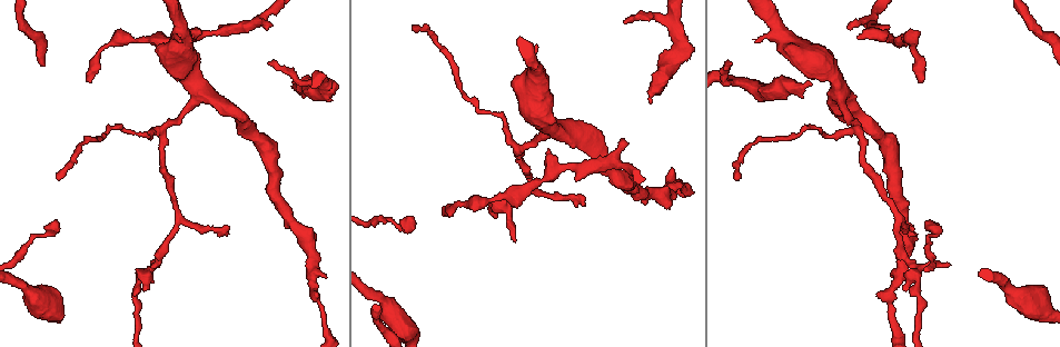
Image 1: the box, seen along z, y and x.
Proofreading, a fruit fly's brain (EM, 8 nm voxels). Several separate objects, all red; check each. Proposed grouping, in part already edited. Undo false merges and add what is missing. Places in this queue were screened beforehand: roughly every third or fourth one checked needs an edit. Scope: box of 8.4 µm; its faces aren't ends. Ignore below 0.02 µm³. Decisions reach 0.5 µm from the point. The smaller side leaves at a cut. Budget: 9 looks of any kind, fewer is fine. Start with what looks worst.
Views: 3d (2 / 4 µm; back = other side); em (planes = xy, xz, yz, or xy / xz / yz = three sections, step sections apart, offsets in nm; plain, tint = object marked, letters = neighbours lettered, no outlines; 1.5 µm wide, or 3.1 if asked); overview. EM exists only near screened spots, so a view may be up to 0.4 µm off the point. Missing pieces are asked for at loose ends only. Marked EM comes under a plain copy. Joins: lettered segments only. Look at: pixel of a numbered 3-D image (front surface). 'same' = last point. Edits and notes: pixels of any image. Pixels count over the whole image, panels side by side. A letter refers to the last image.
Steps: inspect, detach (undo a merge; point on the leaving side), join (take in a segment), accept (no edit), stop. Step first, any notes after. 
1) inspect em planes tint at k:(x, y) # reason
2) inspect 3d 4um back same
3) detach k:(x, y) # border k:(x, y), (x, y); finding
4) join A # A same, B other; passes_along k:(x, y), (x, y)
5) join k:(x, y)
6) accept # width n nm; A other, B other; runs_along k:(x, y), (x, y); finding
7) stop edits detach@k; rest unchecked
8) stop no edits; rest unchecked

inspect 3d 4um at 1:(919, 81) # an open end

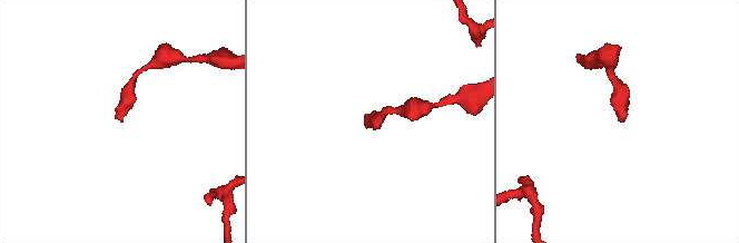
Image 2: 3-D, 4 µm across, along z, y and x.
inspect em planes letters at 2:(122, 121) # now the EM

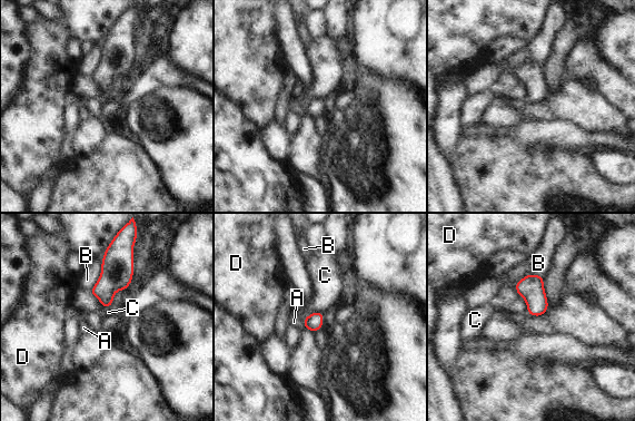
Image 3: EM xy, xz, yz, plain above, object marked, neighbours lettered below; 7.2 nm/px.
accept # A other, B other, C other, D other; border 3:(89, 292), (108, 310); none of them fits

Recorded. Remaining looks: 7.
inspect 3d 4um at 1:(624, 23) # tapers out

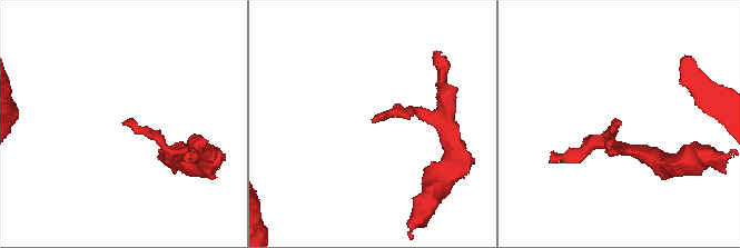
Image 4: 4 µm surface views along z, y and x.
inspect em planes letters at 4:(621, 125) # now the EM

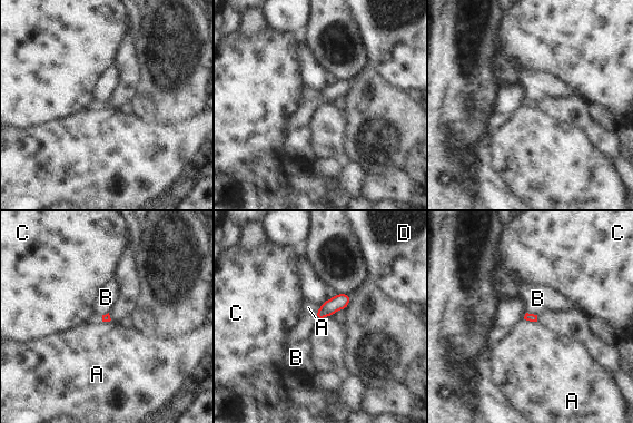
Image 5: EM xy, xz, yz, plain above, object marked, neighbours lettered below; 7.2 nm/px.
accept # longest_contact A 110 nm; A other, B other, C other, D other; border 5:(523, 318), (536, 322); no lettered segment goes on from it

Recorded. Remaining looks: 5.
inspect em xz step 4 letters at 1:(752, 39) # thick end

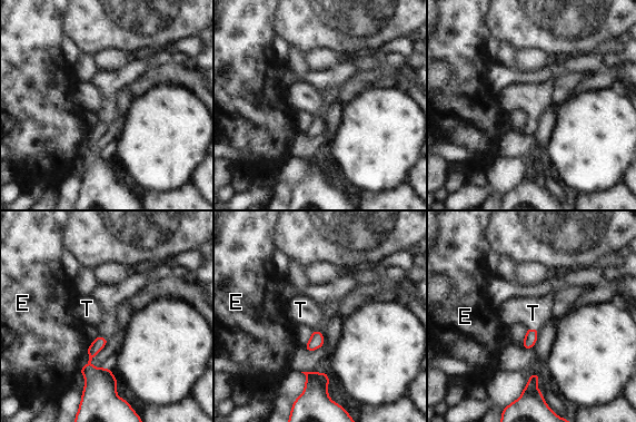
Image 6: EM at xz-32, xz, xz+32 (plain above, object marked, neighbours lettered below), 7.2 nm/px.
join T # E other, T same; passes_along 6:(530, 339), (533, 329), (533, 313); the neuron continues

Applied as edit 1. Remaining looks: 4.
inspect 3d 2um at 1:(911, 229)

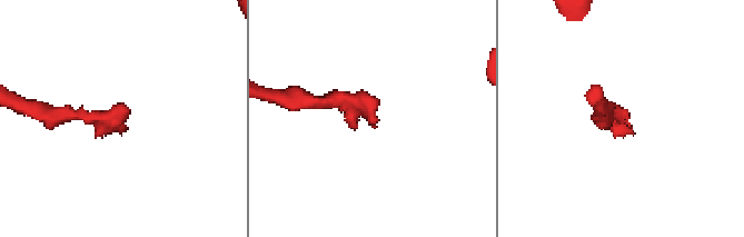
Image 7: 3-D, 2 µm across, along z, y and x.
inspect em planes tint at 7:(122, 118)

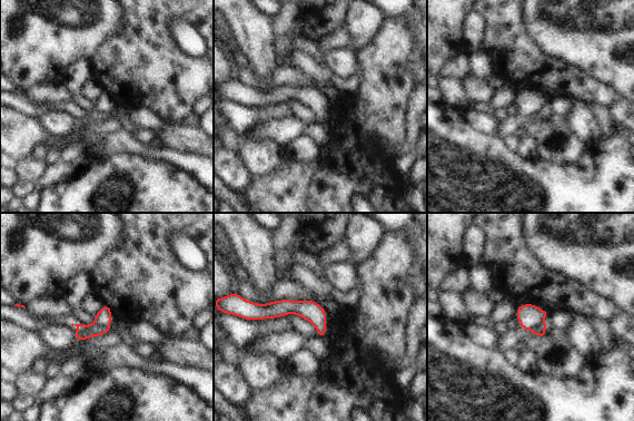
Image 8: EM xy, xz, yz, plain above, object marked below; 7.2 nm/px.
inspect em planes letters same # see the neighbours

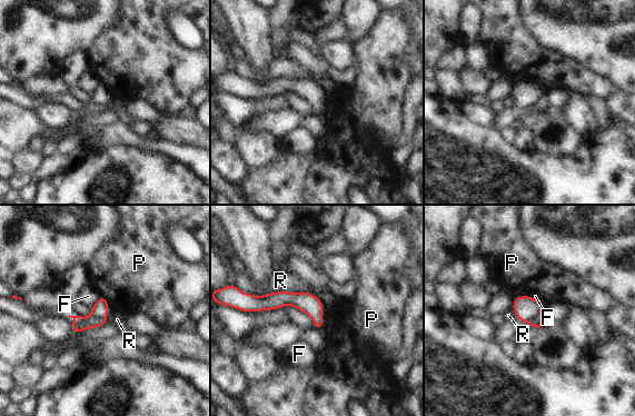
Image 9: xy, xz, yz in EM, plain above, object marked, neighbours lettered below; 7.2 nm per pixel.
accept # F other, P other, R other; runs_along 9:(250, 308), (300, 300), (319, 325); no lettered segment goes on from it

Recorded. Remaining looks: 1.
stop edits join@6; rest unchecked

